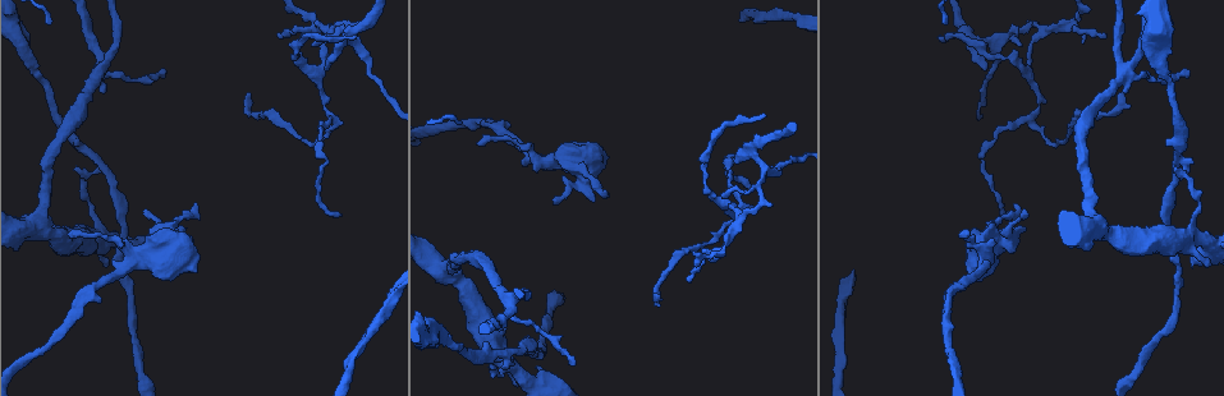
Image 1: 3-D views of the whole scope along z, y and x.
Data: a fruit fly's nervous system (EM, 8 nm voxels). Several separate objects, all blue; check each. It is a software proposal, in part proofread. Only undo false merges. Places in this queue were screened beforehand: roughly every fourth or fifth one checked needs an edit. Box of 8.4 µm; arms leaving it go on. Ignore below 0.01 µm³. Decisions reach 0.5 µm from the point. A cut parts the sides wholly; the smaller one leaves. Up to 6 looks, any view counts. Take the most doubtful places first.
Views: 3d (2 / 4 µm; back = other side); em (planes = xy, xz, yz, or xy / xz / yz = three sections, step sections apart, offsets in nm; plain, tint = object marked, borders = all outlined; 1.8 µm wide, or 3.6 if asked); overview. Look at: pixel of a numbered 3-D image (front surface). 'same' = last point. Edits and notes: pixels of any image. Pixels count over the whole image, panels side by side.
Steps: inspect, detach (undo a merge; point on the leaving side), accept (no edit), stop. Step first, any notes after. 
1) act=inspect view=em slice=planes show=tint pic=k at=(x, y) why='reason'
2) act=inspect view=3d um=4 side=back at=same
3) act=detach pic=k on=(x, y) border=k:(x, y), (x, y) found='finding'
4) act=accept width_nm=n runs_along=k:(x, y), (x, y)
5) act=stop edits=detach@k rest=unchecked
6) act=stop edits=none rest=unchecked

act=inspect view=3d um=4 pic=1 at=(94, 172)

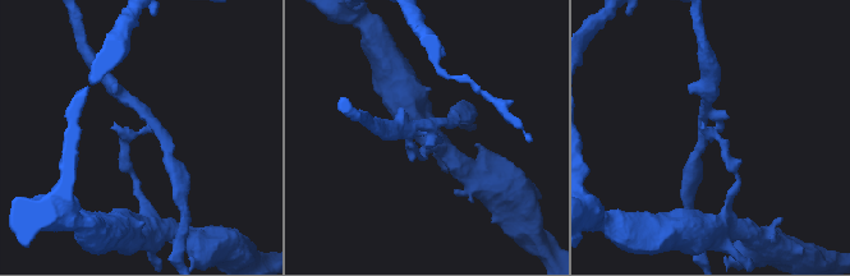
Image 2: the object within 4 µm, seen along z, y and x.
act=inspect view=em slice=xy step=4 show=tint pic=2 at=(146, 128) arms=3 why='now the EM'

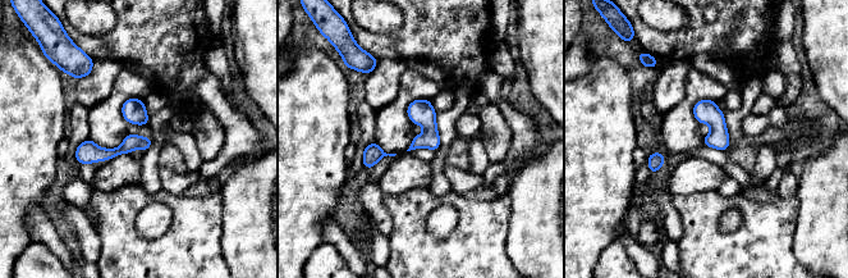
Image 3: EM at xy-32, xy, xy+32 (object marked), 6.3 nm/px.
act=inspect view=em slice=planes show=tint at=same

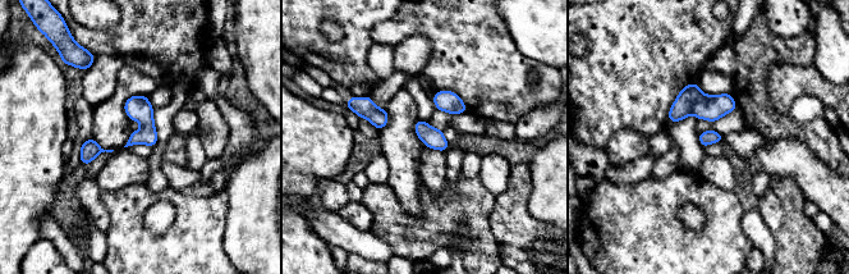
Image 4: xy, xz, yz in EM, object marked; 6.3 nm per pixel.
act=detach pic=4 on=(683, 105) border=4:(702, 94), (691, 113) found='a second neuron is stuck on'

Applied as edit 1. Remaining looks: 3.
act=inspect view=em slice=yz step=8 show=tint pic=1 at=(332, 29) why='three arms meet'

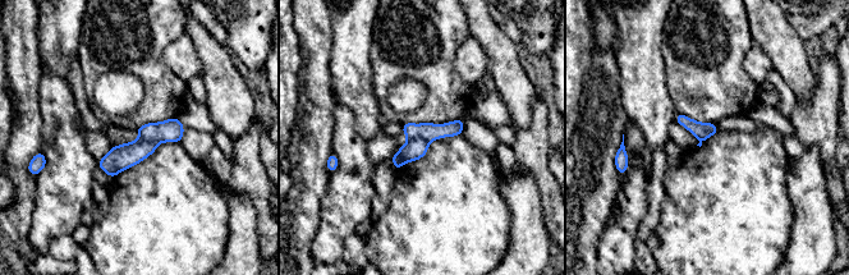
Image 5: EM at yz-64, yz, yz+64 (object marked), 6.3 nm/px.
act=detach pic=5 on=(416, 149) border=5:(409, 138), (423, 138), (427, 142) found='a second neuron is stuck on'

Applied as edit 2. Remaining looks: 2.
act=stop edits=detach@4,detach@5 rest=unchecked

